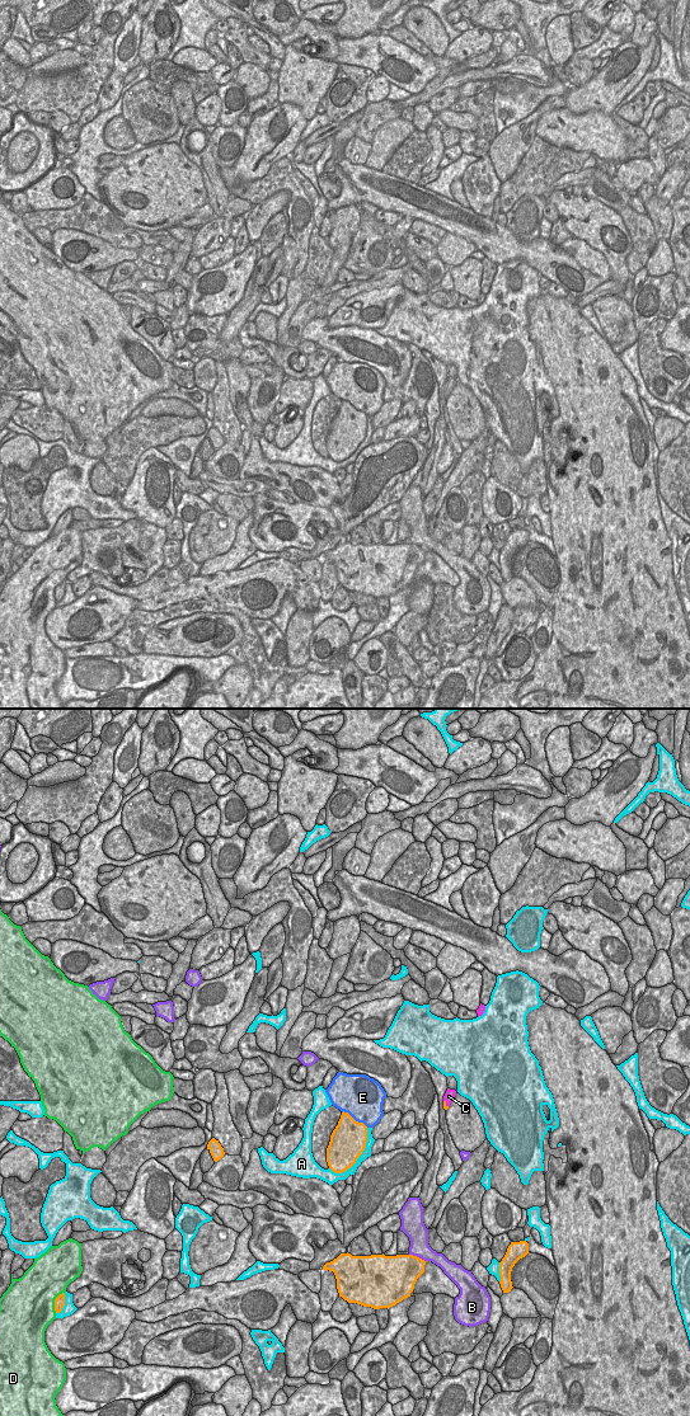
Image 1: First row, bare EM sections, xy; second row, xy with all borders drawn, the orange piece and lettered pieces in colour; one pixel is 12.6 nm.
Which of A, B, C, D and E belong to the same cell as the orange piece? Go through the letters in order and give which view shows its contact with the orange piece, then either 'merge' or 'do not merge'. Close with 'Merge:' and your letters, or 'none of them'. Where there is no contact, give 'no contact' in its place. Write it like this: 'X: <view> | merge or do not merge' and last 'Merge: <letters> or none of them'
A: xy | do not merge
B: xy | do not merge
C: xy | do not merge
D: xy | do not merge
E: xy | do not merge
Merge: none of them

